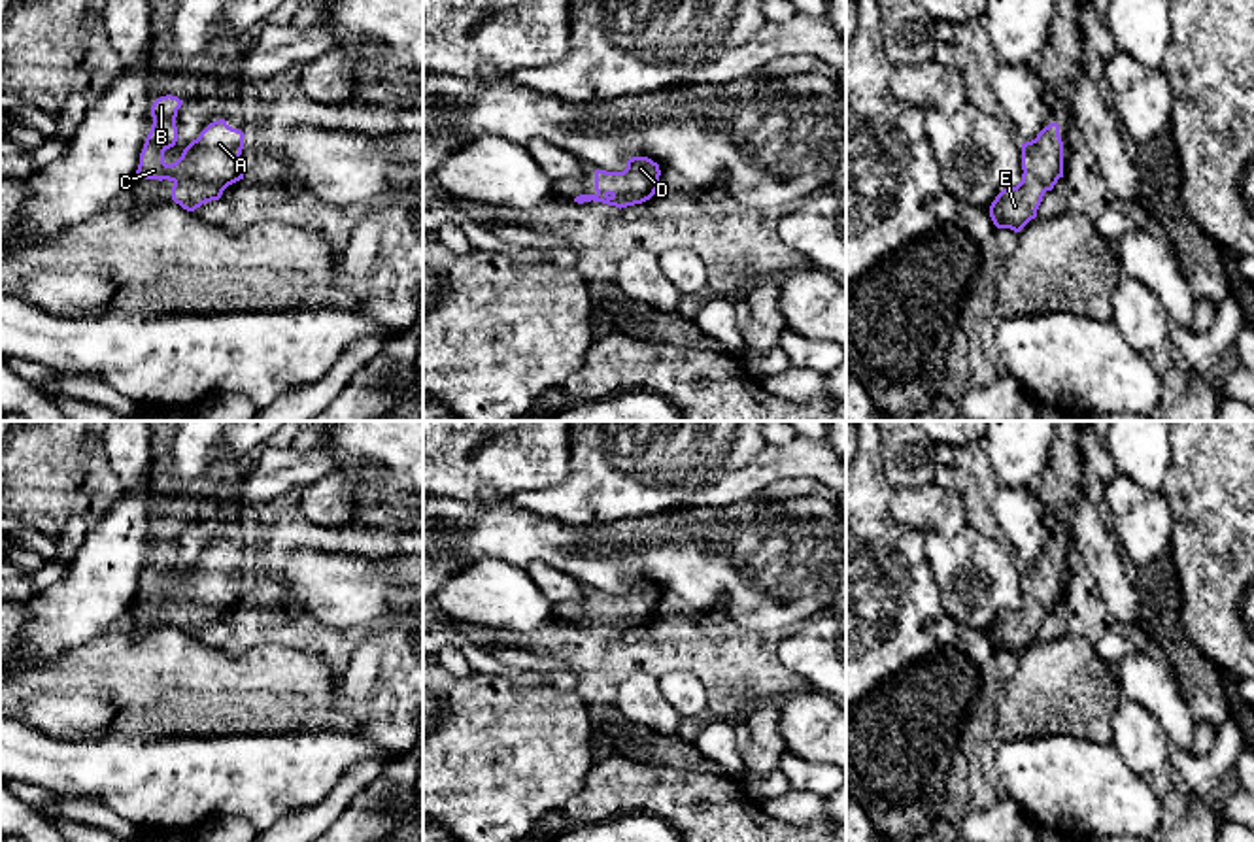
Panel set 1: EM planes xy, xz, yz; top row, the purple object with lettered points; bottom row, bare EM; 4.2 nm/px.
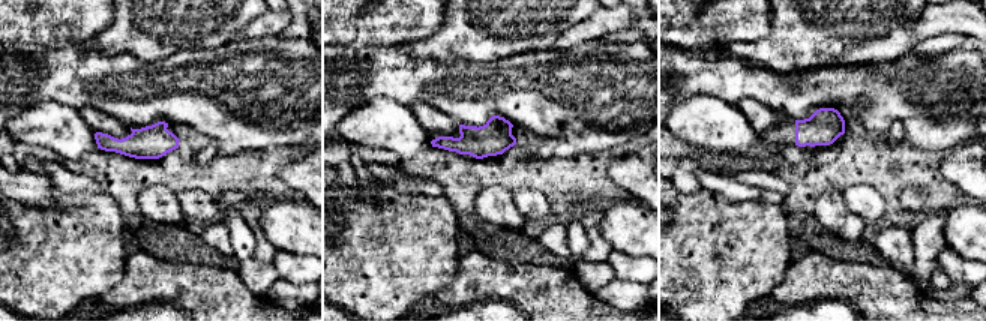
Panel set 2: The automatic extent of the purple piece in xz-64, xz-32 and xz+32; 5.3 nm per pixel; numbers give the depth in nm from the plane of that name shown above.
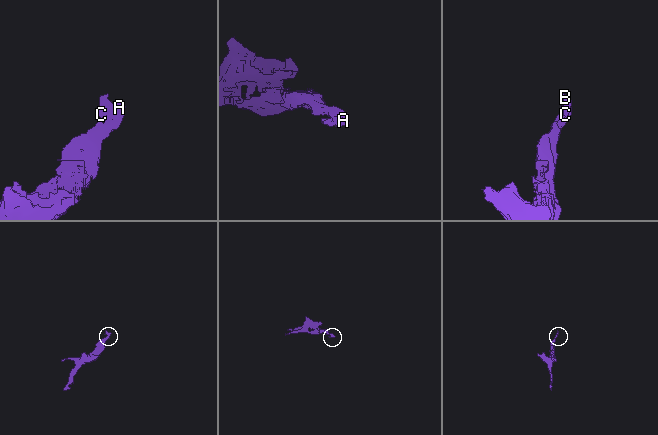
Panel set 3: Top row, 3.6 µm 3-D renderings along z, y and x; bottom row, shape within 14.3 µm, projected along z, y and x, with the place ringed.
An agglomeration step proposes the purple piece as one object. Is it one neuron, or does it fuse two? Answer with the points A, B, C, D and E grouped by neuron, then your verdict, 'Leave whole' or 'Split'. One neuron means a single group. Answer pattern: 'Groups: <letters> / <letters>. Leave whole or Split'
Groups: A B C D E. Leave whole

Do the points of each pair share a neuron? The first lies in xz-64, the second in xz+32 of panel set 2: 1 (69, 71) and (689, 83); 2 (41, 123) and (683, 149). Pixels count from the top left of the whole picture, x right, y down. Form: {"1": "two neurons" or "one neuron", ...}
{"1": "one neuron", "2": "two neurons"}

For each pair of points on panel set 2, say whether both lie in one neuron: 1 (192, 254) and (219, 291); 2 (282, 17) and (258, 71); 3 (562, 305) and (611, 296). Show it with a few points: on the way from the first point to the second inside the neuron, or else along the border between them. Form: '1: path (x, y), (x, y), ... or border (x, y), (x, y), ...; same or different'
1: border (165, 260), (210, 264), (234, 270); different
2: border (276, 35), (248, 36), (240, 41); different
3: border (593, 294), (611, 305); different

